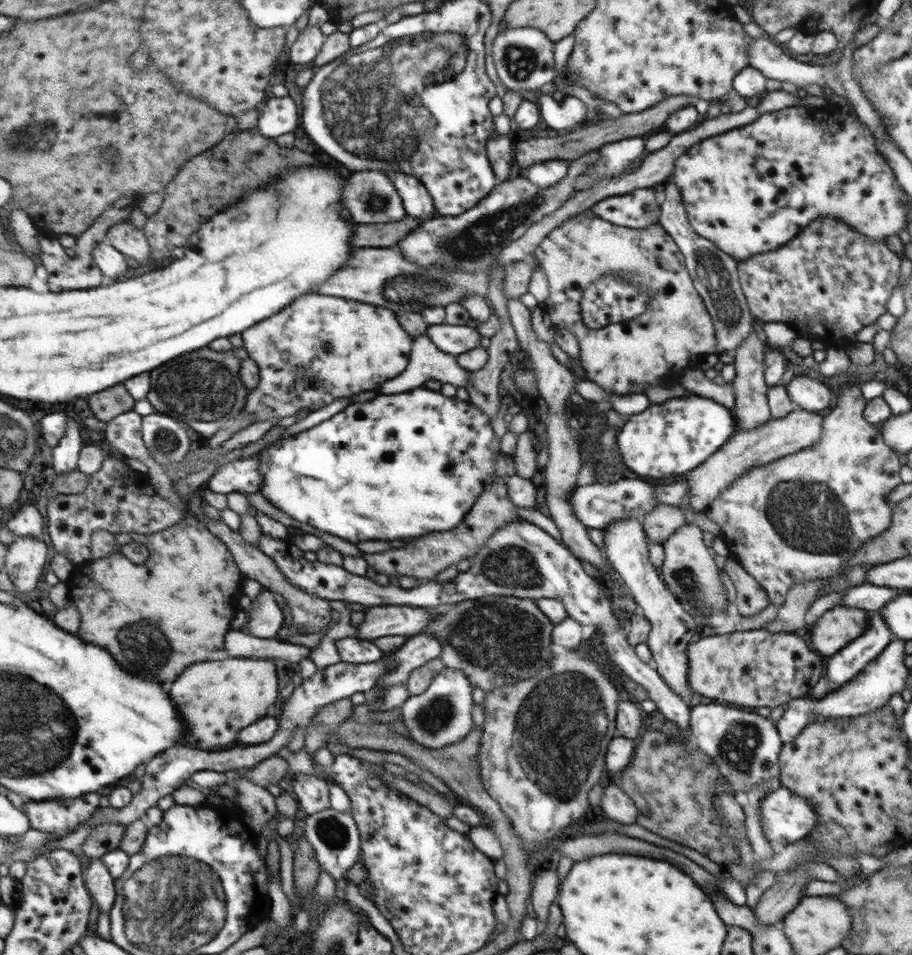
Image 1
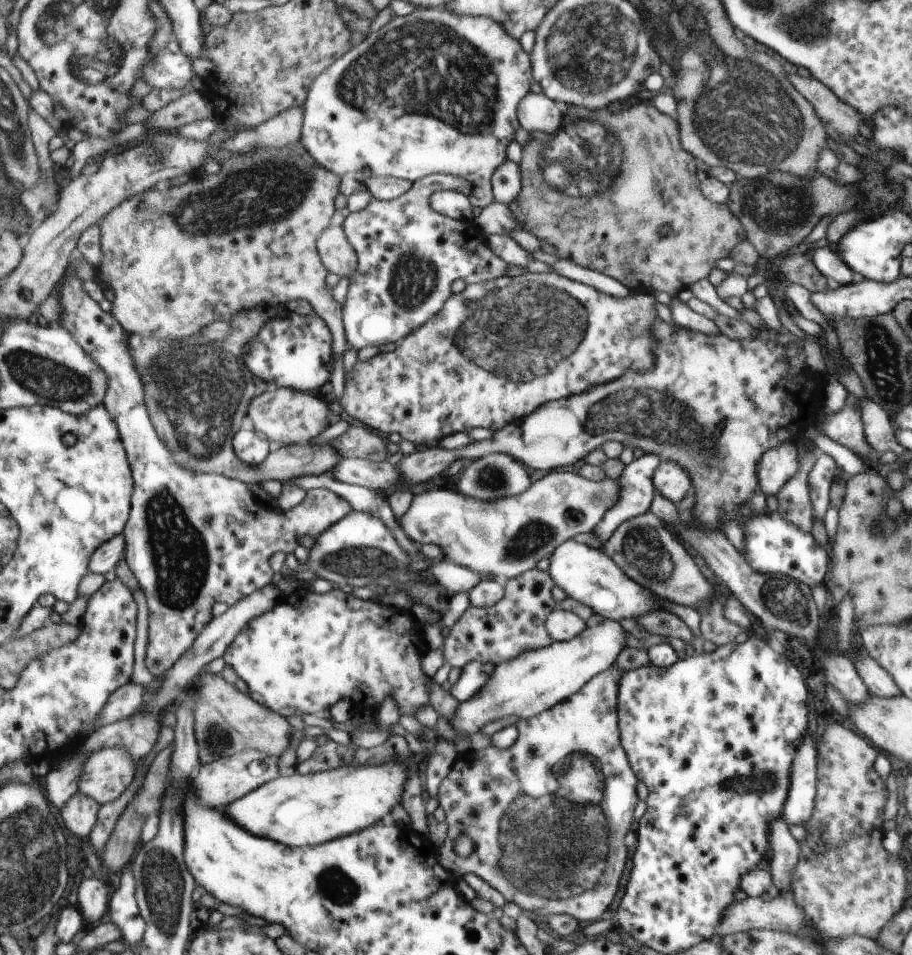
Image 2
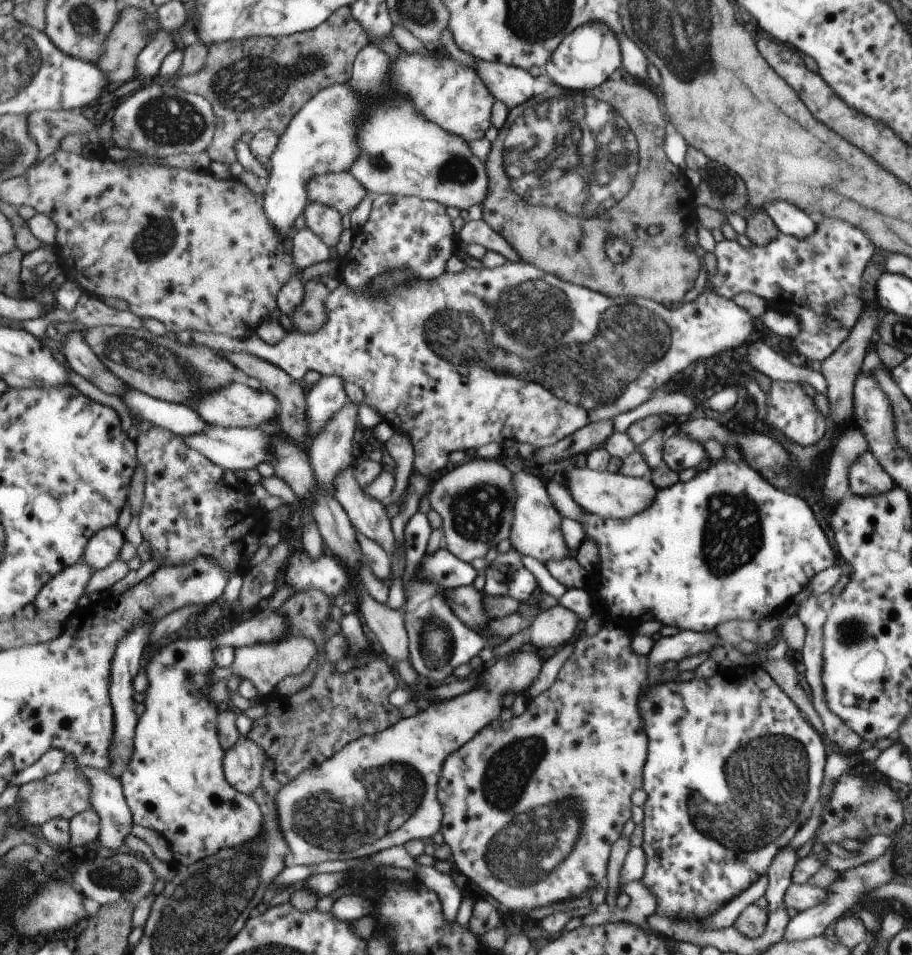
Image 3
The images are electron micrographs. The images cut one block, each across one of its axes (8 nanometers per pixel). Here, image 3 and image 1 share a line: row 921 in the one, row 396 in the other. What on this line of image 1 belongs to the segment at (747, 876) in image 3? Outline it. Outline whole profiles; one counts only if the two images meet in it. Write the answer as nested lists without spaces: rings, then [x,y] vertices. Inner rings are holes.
[[[692,394],[688,397],[670,398],[662,403],[651,403],[643,412],[628,415],[626,425],[618,430],[615,449],[622,455],[628,469],[640,478],[667,479],[689,475],[697,467],[708,460],[724,444],[728,443],[728,436],[736,430],[736,420],[728,408],[724,408],[719,401],[711,397]]]

